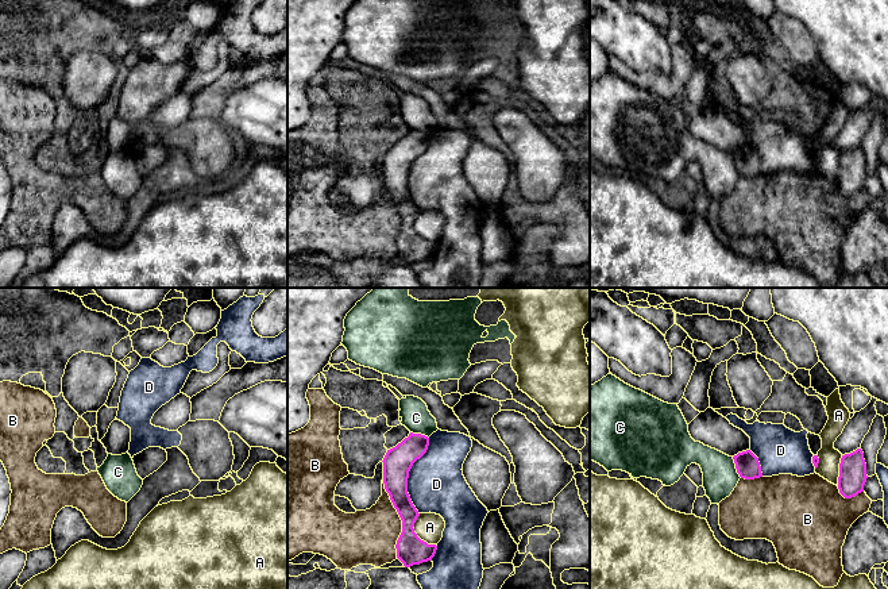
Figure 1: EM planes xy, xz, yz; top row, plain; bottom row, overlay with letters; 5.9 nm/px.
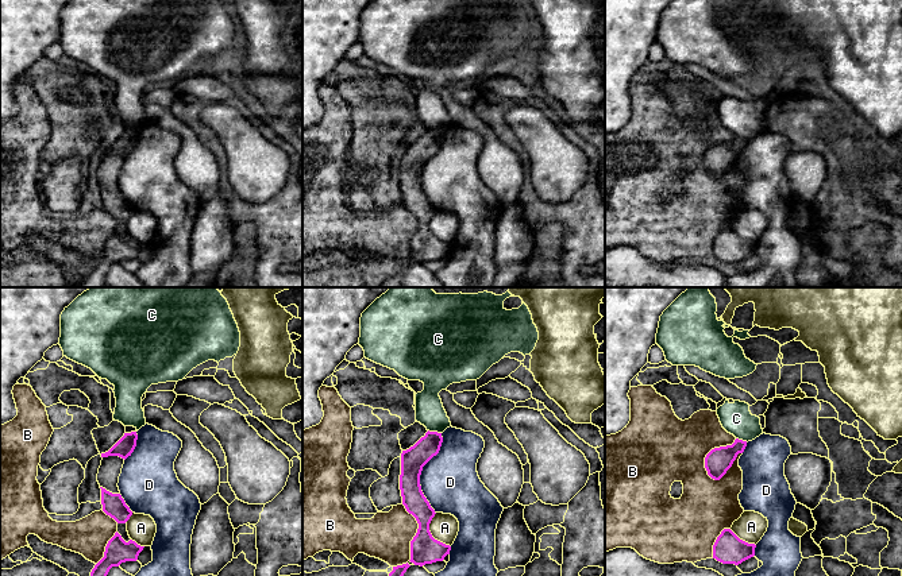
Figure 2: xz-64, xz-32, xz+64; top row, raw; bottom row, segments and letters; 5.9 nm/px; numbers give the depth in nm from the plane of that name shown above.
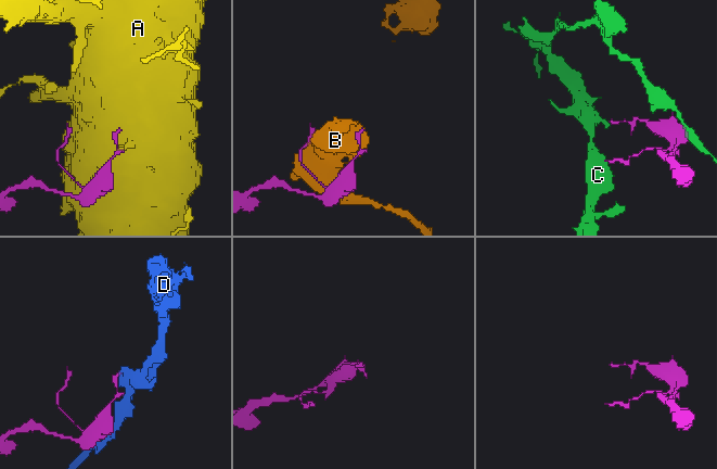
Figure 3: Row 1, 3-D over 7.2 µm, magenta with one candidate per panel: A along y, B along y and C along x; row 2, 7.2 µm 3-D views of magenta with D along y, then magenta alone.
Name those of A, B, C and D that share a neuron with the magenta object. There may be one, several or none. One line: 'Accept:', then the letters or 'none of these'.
Accept: none of these

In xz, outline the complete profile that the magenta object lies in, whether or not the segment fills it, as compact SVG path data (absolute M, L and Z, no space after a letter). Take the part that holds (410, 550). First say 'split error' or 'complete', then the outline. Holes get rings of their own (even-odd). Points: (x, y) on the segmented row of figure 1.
complete; M410 432L395 447L387 450L383 458L383 484L390 500L402 520L402 532L397 540L397 558L405 567L432 561L437 546L428 544L414 532L420 516L408 493L408 478L413 463L428 450L429 438Z

